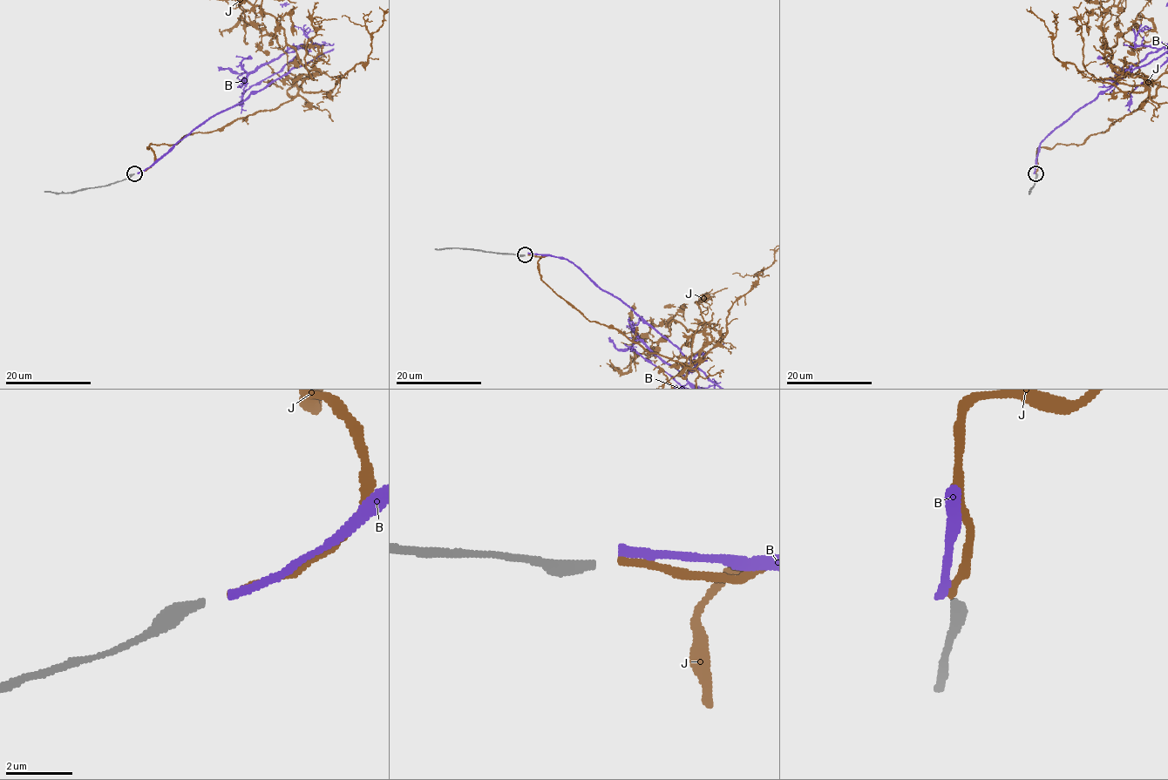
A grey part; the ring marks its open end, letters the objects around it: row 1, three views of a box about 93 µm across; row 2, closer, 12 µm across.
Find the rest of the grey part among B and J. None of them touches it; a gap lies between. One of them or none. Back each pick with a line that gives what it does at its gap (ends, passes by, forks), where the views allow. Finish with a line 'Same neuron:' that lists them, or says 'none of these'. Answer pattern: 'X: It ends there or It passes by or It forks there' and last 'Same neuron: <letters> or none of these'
J: It ends there
Same neuron: J

